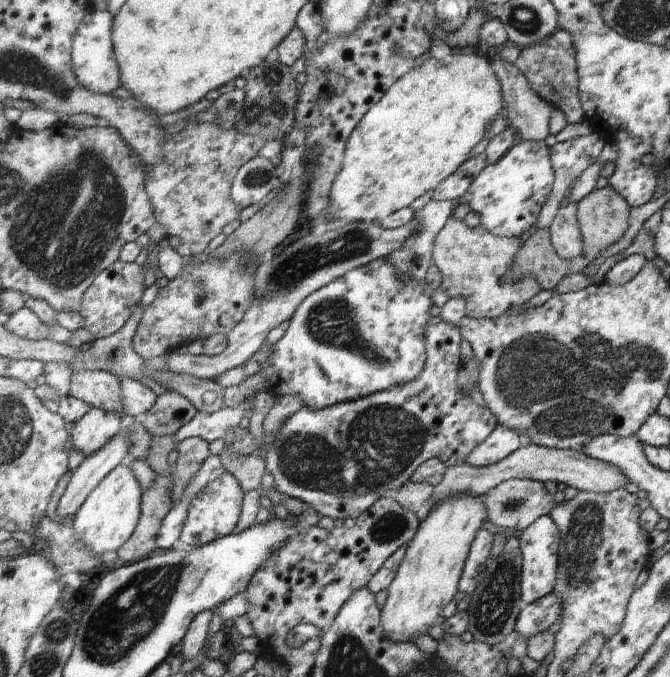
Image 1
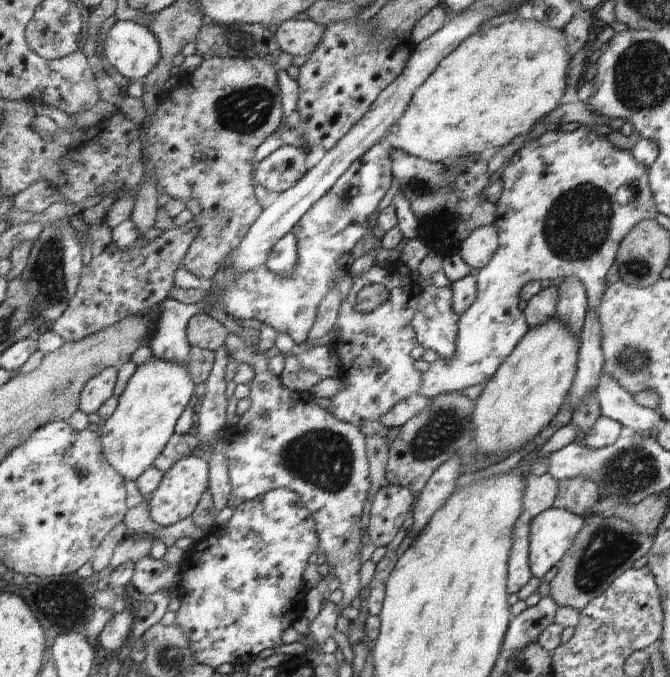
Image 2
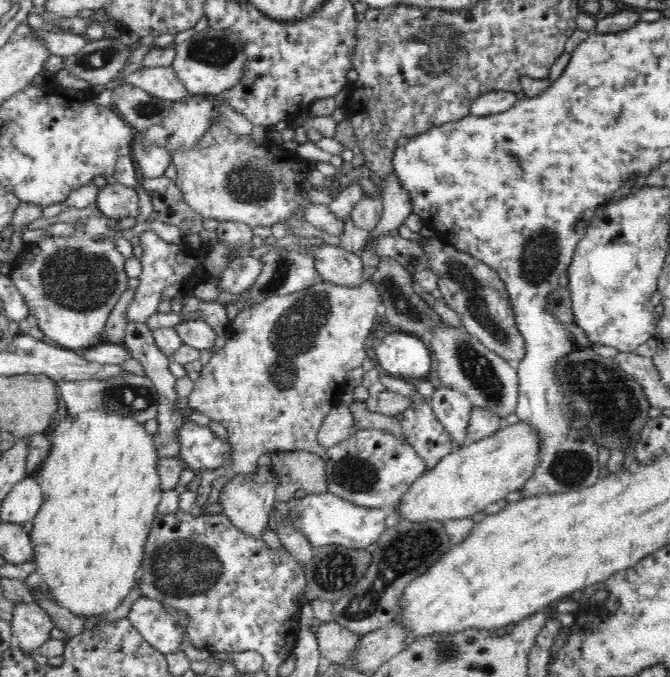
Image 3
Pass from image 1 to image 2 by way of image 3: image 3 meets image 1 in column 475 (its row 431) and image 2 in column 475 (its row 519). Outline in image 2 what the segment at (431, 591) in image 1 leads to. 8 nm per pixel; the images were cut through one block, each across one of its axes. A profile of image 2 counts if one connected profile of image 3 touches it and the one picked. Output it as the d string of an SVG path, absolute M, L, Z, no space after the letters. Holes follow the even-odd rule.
M551 318L543 326L533 328L475 400L477 406L471 416L475 432L471 446L477 450L473 456L479 460L501 462L531 442L561 408L565 392L573 386L577 360L579 344L561 322Z

